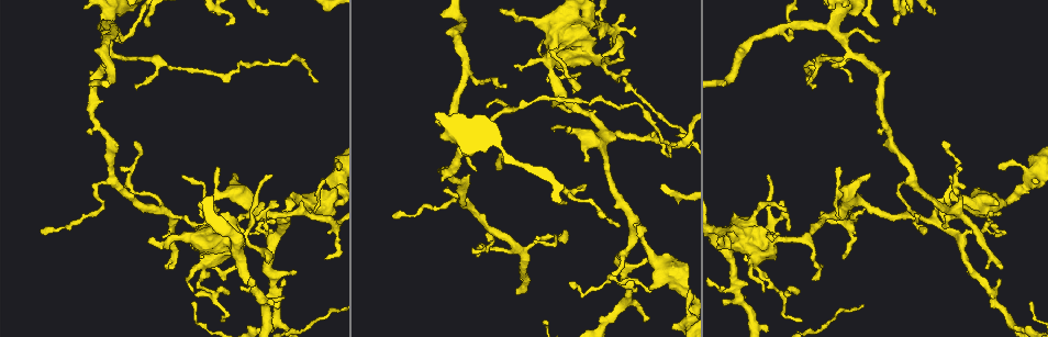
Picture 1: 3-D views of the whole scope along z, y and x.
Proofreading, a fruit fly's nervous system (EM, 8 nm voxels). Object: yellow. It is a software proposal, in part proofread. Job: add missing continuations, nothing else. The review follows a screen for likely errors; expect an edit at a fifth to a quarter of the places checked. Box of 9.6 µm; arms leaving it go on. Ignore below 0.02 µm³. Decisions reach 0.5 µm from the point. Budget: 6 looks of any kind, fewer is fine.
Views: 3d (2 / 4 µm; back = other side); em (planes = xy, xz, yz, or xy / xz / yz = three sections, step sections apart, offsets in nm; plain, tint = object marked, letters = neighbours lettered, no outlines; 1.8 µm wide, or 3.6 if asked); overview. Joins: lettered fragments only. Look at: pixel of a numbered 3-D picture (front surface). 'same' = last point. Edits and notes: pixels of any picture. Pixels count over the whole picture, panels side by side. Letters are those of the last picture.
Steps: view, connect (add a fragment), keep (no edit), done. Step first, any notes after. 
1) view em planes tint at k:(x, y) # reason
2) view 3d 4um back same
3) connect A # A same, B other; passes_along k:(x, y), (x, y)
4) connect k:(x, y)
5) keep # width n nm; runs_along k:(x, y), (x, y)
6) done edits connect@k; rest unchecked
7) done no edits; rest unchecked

view 3d 4um at 1:(579, 41) # sharp bend

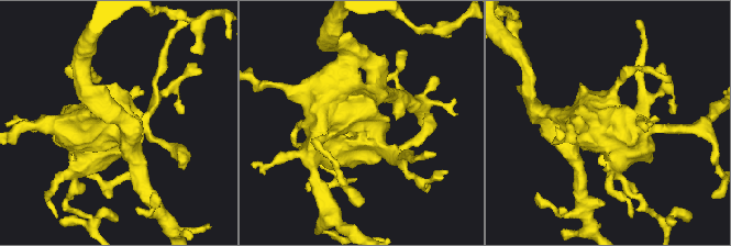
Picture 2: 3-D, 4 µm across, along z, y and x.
view em 3.6um planes tint at 2:(360, 121)

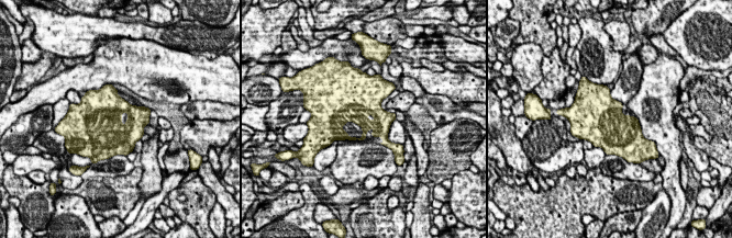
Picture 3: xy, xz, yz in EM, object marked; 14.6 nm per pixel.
view em 3.6um planes letters same

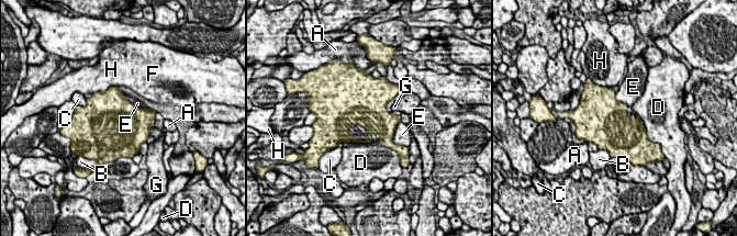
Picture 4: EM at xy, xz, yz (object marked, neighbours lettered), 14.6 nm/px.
keep # A other, B other, C other, D other, E other, F other, G other, H other; border 4:(122, 93), (136, 107), (148, 109); no lettered fragment goes on from it

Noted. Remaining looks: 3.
view em planes letters at 1:(182, 175) # branch stops here

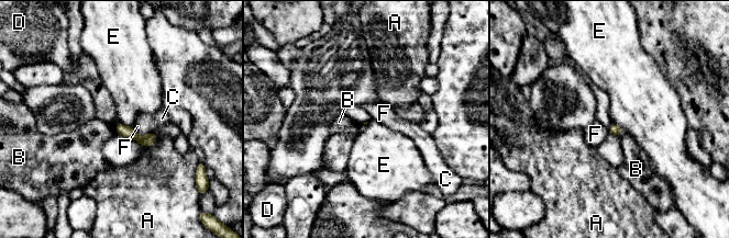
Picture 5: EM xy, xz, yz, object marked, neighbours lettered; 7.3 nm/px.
keep # A other, B other, C other, D other, E other, F other; border 5:(118, 122), (131, 127); none of them fits

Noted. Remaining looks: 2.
view em planes letters at 1:(167, 268) # thin end

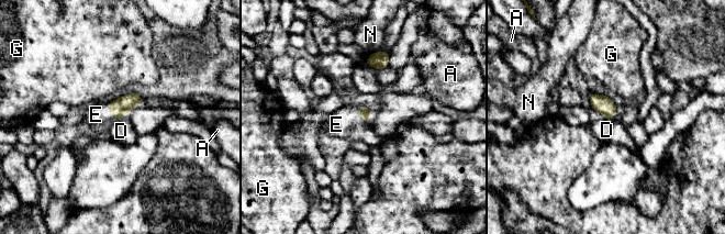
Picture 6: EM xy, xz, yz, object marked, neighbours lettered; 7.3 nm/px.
connect E # width 90 nm; A other, D other, E same, G other, N other; passes_along 6:(121, 107), (110, 111), (98, 113); the neuron continues

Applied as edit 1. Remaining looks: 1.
done edits connect@6; rest unchecked

